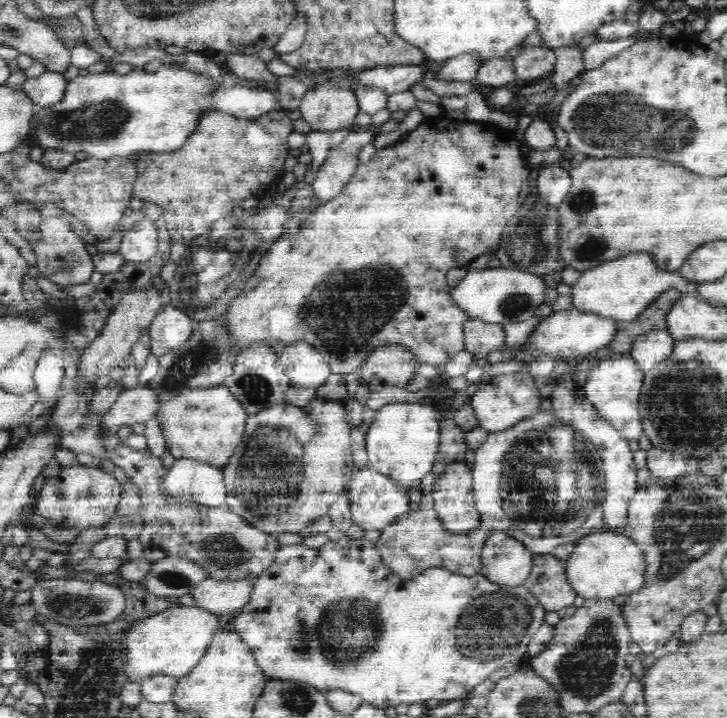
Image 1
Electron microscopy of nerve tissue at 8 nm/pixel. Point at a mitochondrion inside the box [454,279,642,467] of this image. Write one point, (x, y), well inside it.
(511, 306)

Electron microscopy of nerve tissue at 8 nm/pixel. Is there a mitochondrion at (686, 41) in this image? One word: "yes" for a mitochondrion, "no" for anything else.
no

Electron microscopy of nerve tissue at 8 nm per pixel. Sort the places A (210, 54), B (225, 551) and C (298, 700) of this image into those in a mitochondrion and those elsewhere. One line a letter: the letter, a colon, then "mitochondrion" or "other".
A: other
B: mitochondrion
C: mitochondrion

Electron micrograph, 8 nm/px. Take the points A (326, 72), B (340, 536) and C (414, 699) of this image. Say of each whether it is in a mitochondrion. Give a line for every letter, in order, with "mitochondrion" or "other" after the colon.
A: other
B: other
C: other

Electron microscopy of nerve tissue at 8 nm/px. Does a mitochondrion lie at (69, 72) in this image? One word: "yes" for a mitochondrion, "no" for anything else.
no

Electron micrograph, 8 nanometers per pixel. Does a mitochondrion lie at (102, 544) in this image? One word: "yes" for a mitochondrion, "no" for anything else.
no

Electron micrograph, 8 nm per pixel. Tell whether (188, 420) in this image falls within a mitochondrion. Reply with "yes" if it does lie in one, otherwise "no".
no

